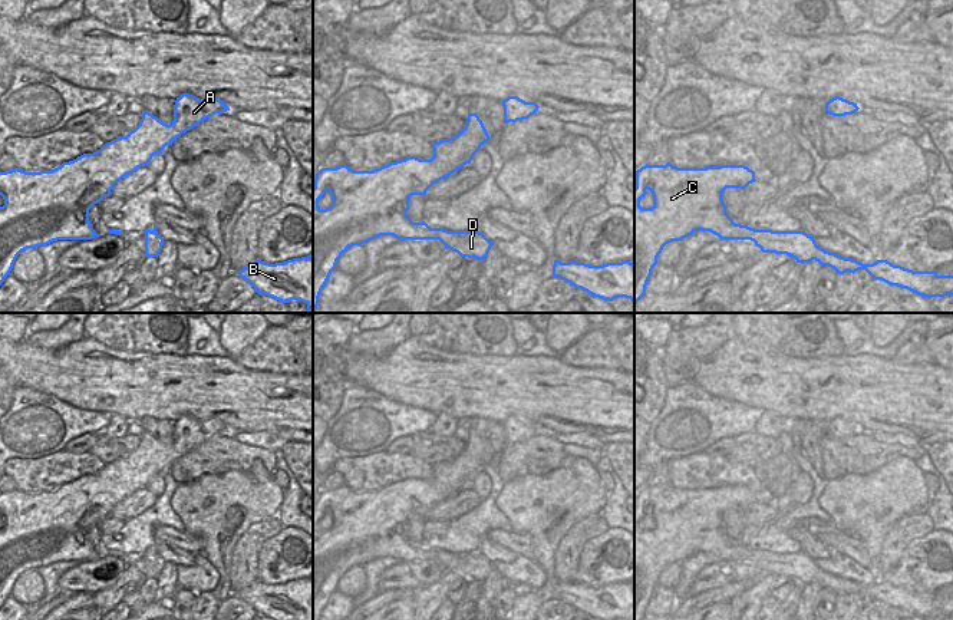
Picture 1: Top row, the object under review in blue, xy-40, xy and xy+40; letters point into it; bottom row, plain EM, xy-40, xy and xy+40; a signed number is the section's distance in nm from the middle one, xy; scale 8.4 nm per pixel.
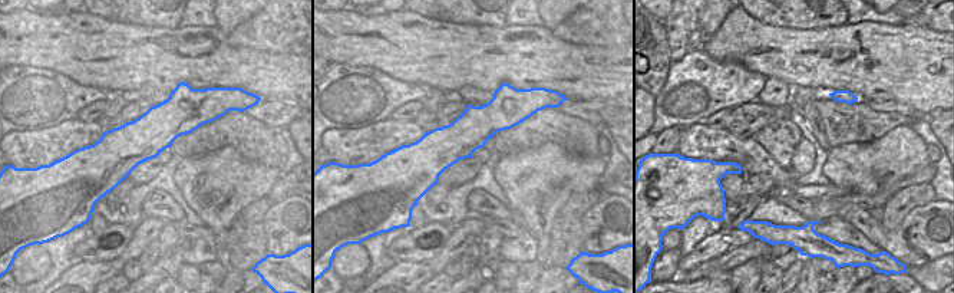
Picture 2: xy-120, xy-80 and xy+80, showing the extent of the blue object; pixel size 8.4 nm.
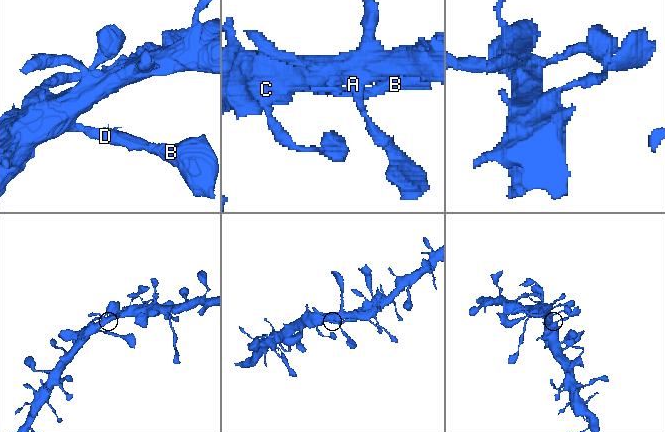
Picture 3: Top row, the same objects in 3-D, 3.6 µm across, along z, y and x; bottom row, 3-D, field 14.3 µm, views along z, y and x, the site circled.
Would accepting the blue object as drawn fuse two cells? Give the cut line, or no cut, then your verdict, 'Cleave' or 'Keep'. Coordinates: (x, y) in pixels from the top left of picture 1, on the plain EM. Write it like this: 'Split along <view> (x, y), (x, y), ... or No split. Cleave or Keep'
No split. Keep.

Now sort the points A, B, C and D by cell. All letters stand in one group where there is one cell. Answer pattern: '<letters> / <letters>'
A B C D

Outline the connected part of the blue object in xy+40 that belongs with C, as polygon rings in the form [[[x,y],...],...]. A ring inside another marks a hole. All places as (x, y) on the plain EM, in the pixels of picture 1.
[[[667,484],[666,487],[646,485],[637,491],[634,508],[634,620],[642,620],[646,616],[647,603],[663,568],[672,563],[682,563],[698,551],[709,553],[720,561],[751,561],[762,574],[787,576],[801,586],[815,581],[821,587],[834,590],[838,596],[847,593],[854,596],[858,591],[865,591],[874,601],[907,610],[921,619],[953,617],[953,597],[939,597],[936,593],[913,593],[901,587],[894,587],[887,581],[863,586],[857,581],[825,573],[804,553],[755,551],[748,547],[735,545],[726,535],[722,514],[726,509],[745,511],[755,502],[755,494],[745,487],[677,489]],[[647,511],[653,517],[653,528],[642,530],[640,521],[646,517]]]

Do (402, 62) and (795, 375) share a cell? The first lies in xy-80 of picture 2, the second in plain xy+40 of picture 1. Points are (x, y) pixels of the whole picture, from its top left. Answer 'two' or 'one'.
one

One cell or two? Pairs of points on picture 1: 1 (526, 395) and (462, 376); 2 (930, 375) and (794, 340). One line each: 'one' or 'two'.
1: one
2: two

